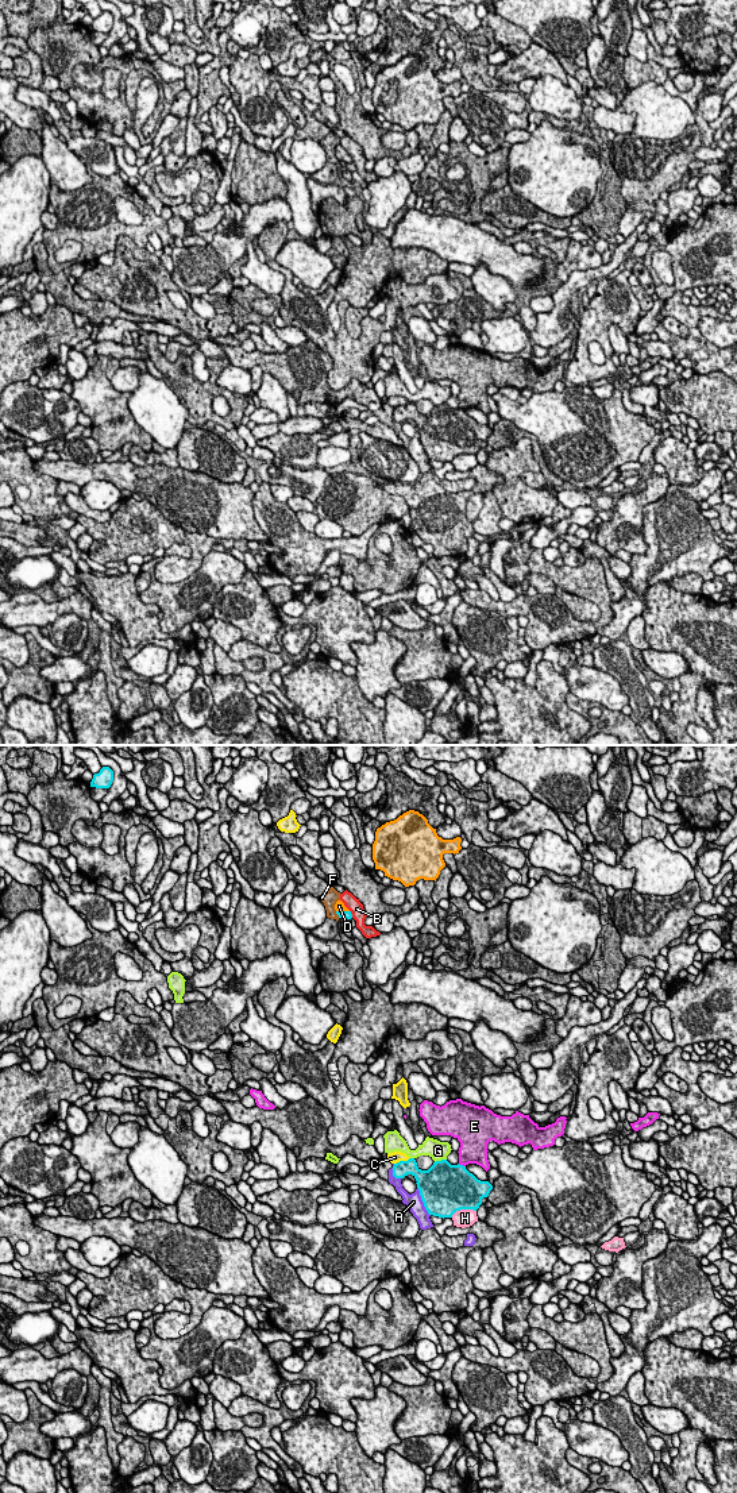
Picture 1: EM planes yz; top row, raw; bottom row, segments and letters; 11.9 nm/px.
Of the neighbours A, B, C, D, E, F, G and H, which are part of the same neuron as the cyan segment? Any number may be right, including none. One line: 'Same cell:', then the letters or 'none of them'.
Same cell: D

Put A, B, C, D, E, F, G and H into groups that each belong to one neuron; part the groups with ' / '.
A / B / C / D / E / F / G / H

